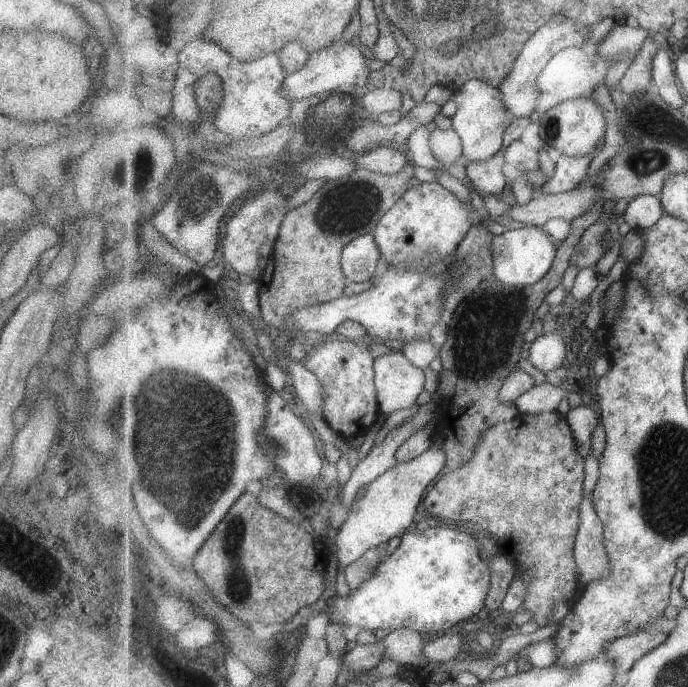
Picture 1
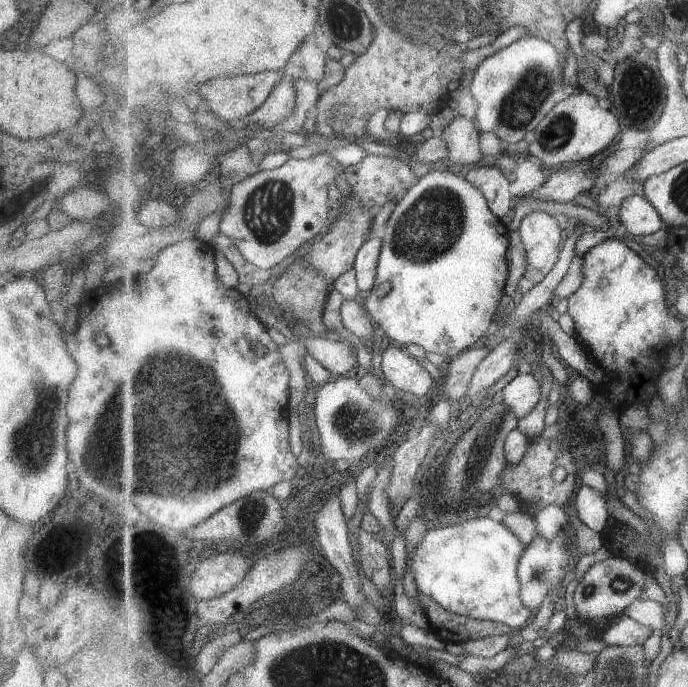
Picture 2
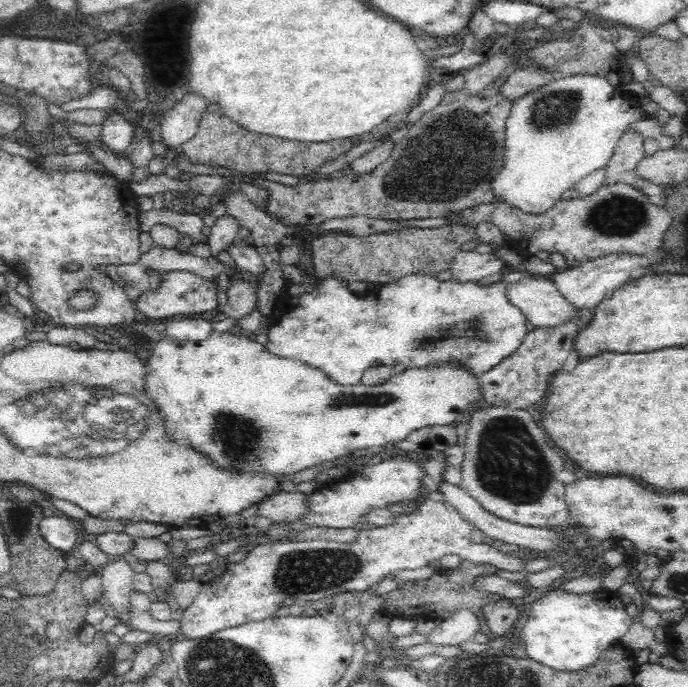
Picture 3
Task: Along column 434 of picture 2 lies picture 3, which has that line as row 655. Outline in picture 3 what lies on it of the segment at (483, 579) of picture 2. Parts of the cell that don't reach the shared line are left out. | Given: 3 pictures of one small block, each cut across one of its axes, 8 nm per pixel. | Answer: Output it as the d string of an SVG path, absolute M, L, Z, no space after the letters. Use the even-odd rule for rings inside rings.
M556 588L528 607L519 626L529 659L554 669L575 671L598 660L603 650L622 638L633 622L615 593L598 590L574 594Z

